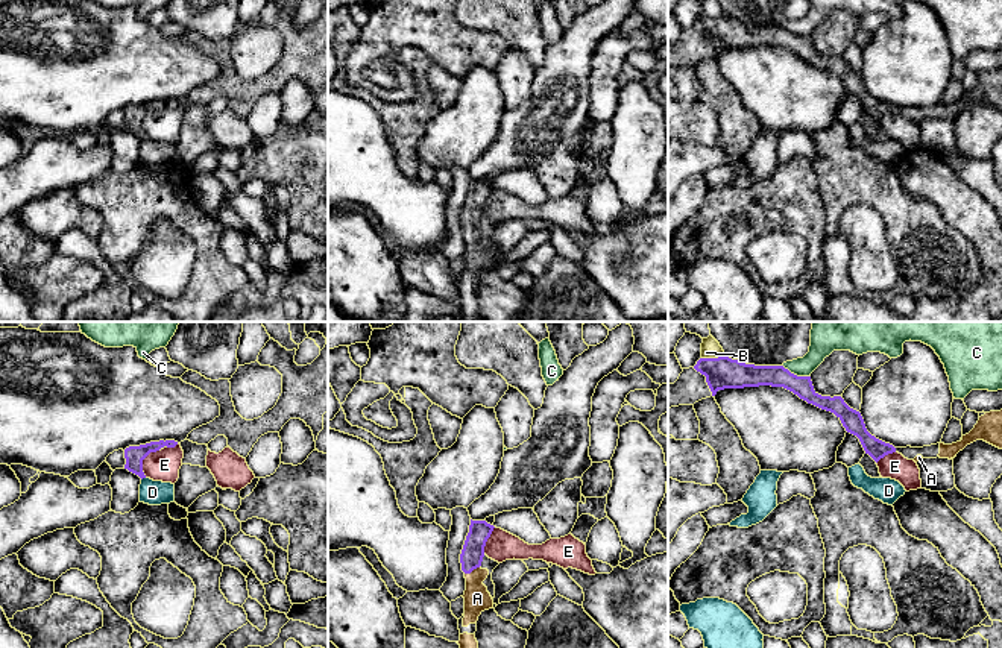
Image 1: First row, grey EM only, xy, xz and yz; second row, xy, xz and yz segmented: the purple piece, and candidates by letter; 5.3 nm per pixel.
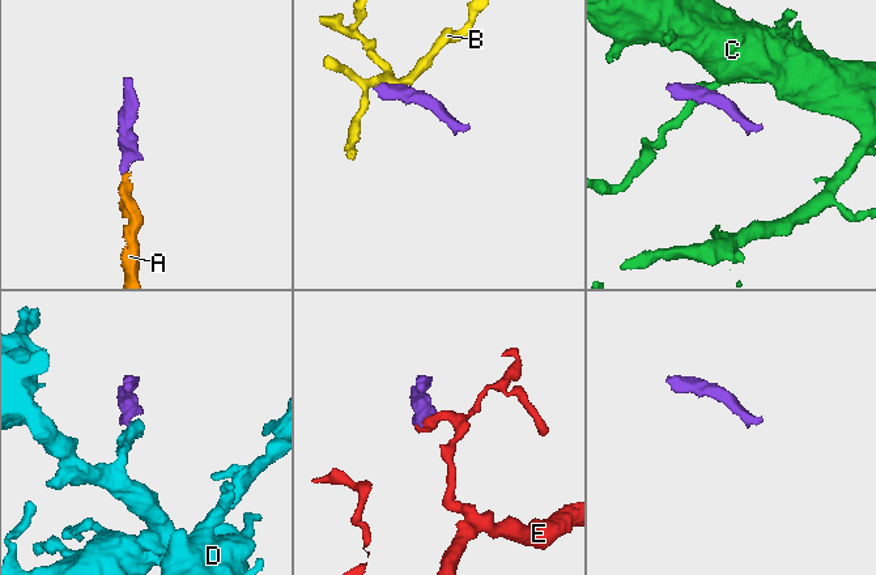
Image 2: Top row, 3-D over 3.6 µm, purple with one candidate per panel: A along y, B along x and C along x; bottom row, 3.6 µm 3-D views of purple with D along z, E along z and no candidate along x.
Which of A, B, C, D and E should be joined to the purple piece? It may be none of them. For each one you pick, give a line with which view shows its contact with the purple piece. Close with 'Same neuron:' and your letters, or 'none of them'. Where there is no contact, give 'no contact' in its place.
A: xz
Same neuron: A

